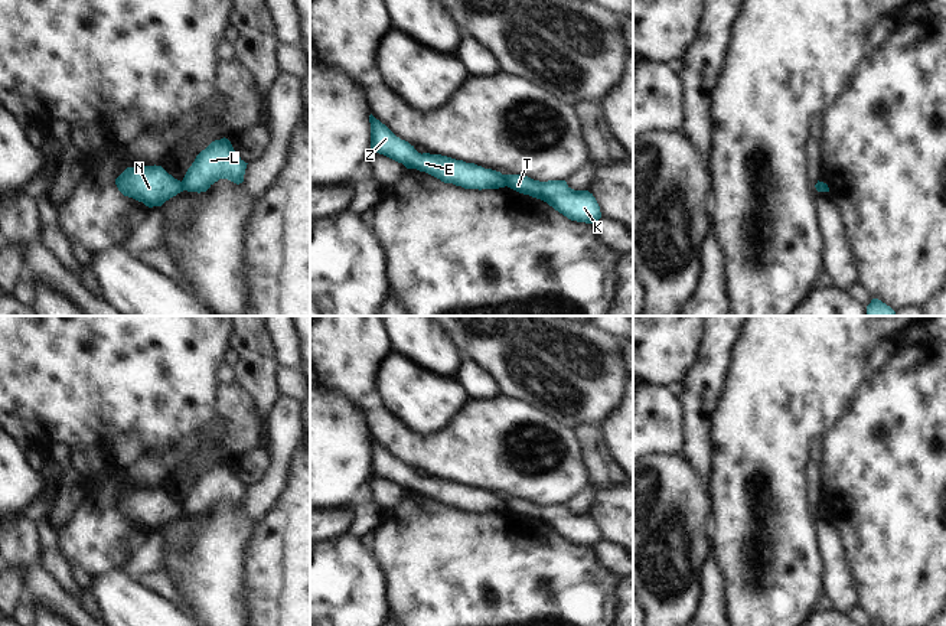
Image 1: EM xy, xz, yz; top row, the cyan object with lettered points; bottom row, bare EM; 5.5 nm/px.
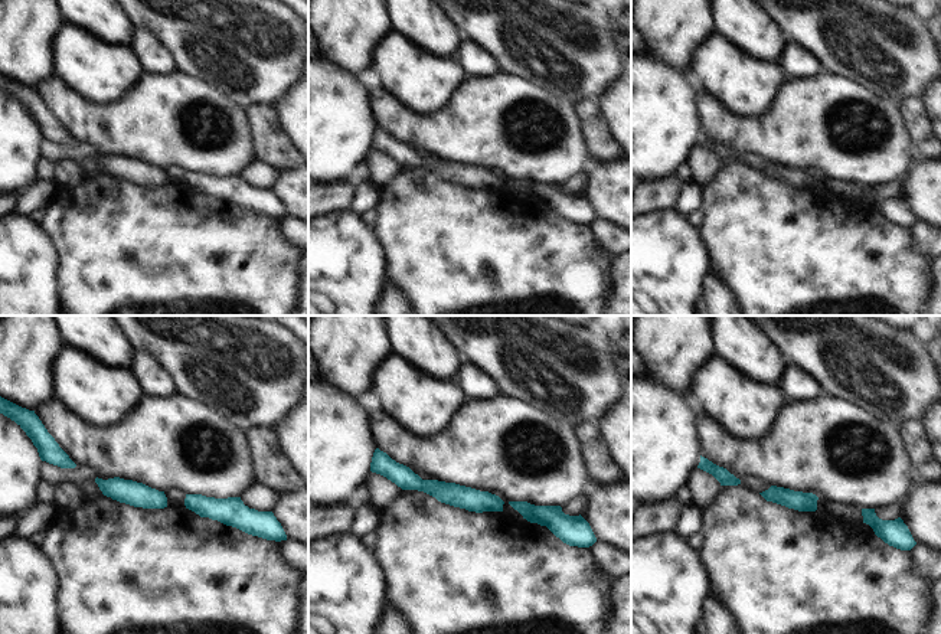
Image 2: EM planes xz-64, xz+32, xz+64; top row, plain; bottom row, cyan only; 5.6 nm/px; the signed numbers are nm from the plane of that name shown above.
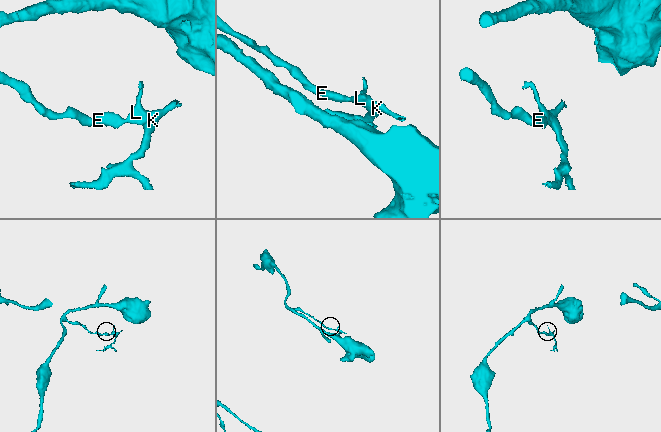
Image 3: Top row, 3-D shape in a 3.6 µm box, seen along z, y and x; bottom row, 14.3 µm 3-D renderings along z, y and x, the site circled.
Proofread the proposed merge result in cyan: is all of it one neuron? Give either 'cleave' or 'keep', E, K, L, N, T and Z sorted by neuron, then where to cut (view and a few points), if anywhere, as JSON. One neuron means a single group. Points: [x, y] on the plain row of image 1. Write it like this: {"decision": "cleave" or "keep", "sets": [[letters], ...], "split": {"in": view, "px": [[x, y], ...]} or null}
{"decision": "cleave", "sets": [["E", "N", "Z"], ["K", "L", "T"]], "split": {"in": "xz", "px": [[504, 498], [506, 508]]}}

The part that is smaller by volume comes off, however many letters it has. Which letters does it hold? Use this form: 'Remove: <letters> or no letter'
Remove: K, L, T

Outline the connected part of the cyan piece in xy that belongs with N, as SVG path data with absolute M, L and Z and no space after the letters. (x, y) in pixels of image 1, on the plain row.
M162 489L127 490L117 502L118 513L146 529L162 529L166 524L183 515L182 505L169 498Z

